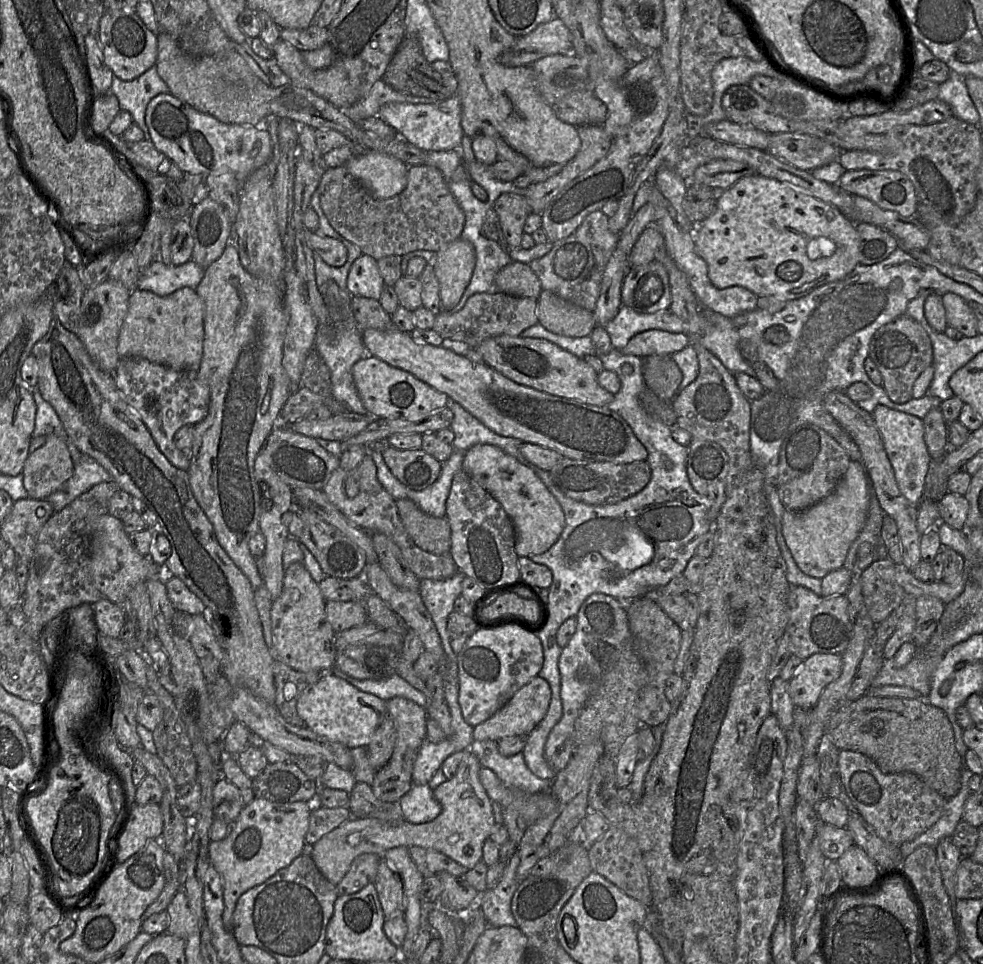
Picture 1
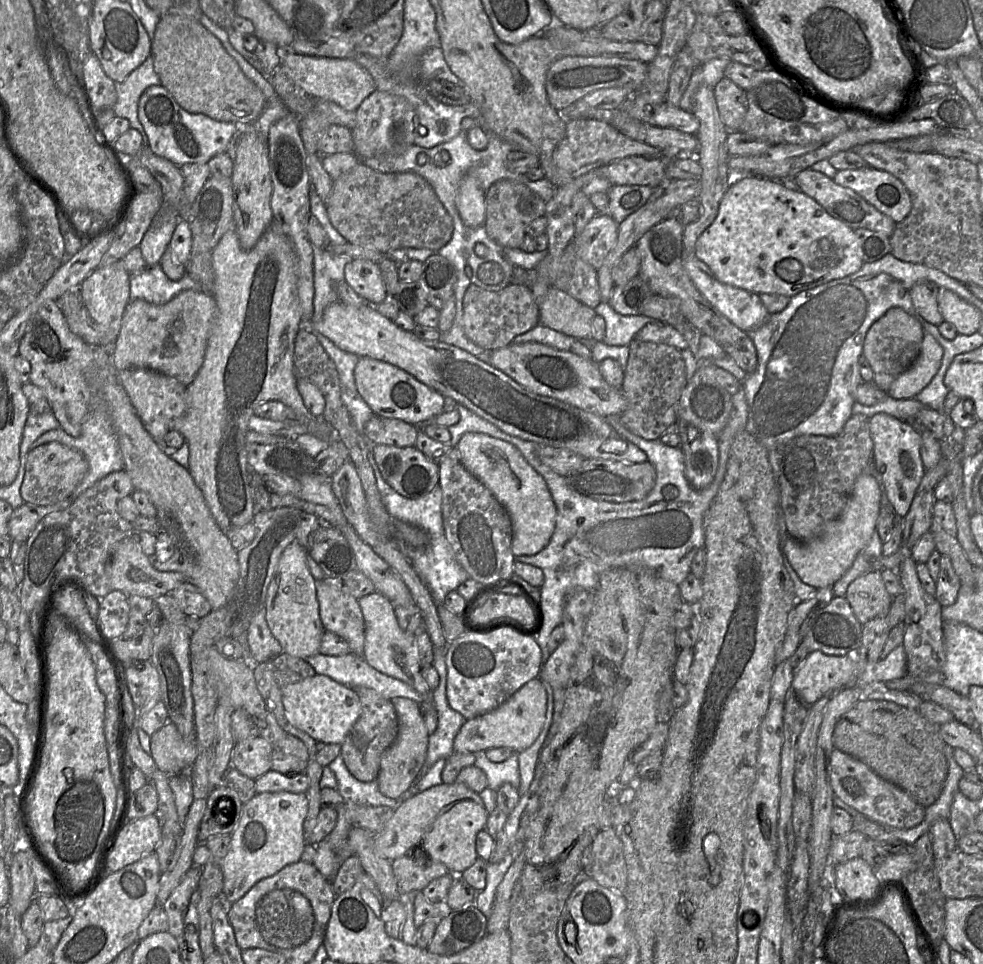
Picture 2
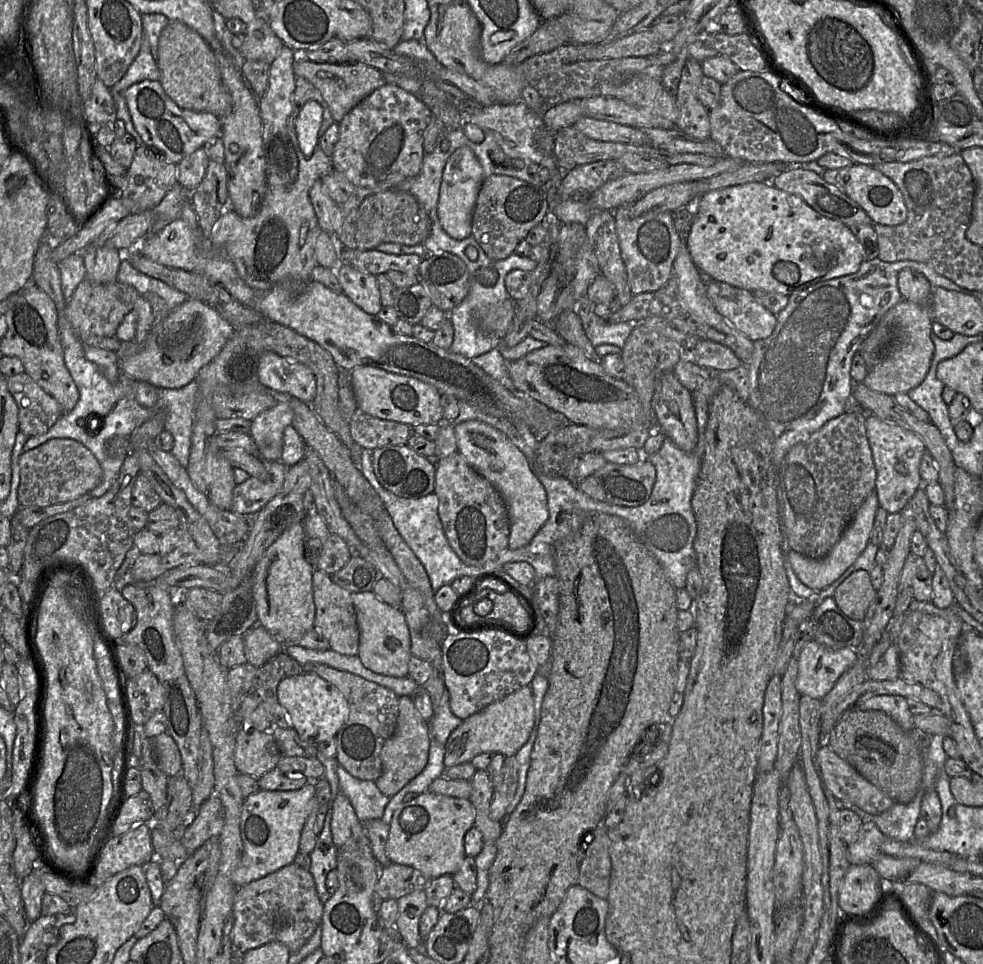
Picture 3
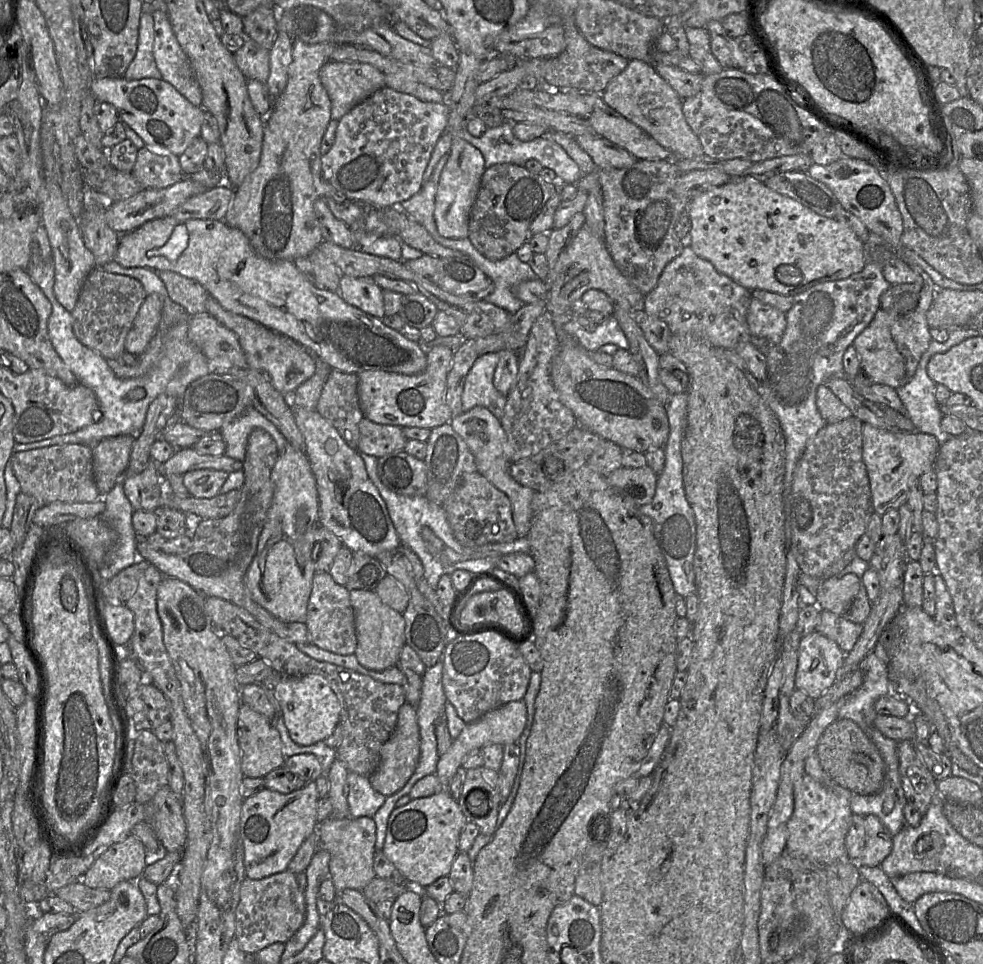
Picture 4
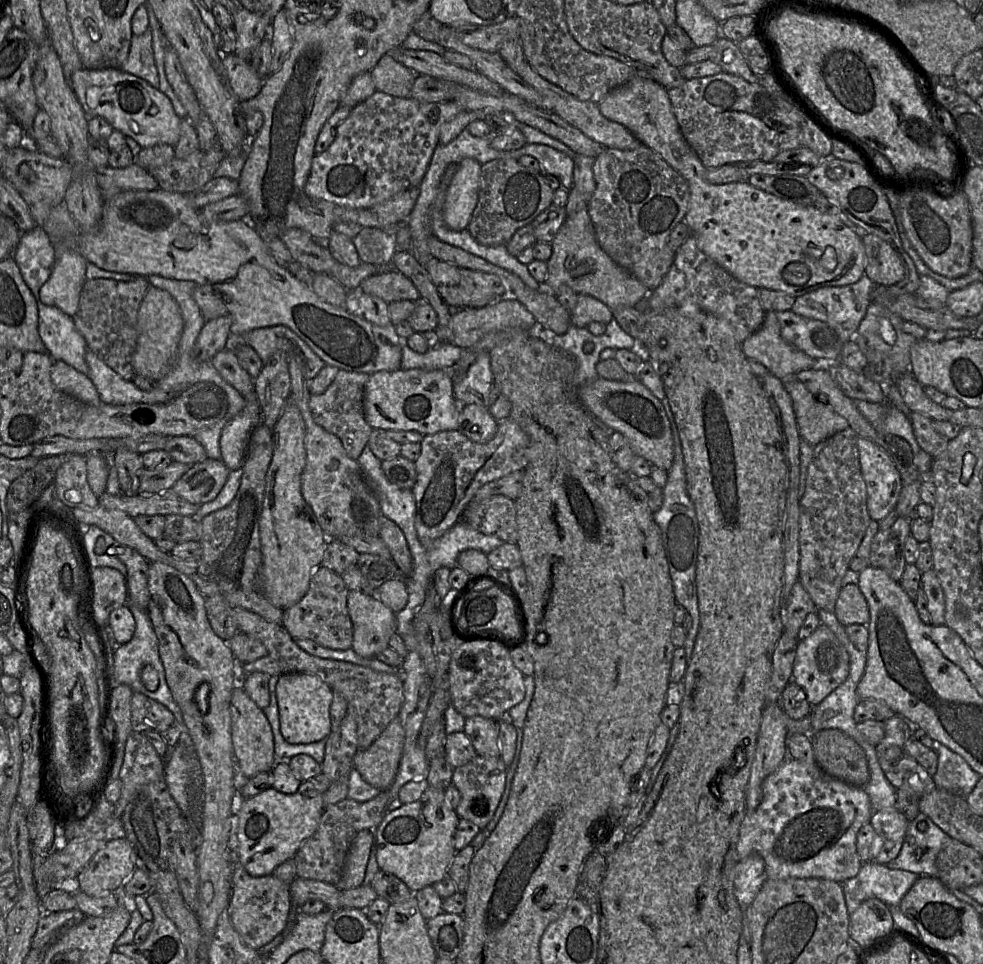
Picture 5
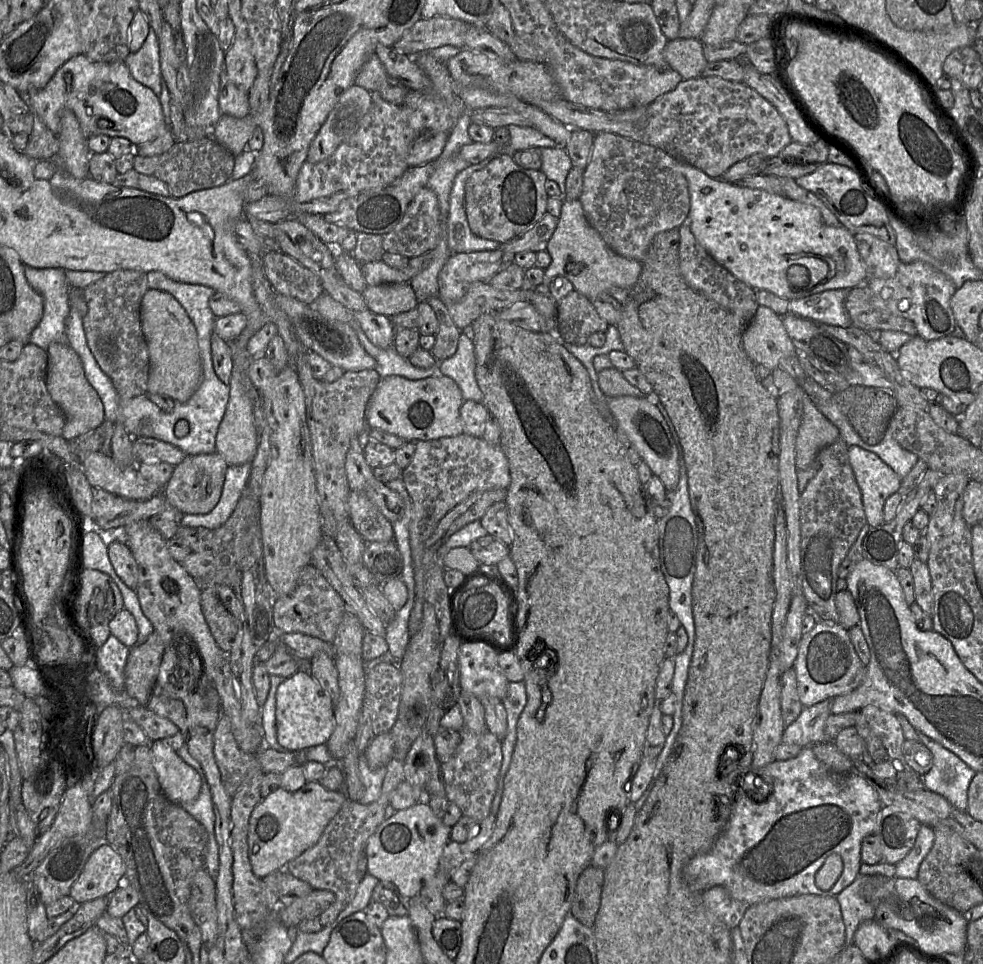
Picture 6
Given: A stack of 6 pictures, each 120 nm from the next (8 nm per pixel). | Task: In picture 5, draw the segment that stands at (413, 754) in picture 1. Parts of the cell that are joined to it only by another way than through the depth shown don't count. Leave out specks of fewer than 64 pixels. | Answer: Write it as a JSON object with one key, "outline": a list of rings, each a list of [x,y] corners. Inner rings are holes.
{"outline":[[[396,717],[369,748],[356,753],[354,768],[371,786],[387,790],[397,776],[404,745],[405,730]]]}

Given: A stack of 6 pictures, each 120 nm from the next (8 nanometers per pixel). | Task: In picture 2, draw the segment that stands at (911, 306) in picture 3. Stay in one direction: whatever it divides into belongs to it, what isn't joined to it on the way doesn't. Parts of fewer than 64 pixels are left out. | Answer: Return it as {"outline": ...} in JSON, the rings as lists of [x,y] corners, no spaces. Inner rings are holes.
{"outline":[[[924,332],[921,351],[915,362],[890,385],[887,394],[895,399],[912,399],[935,376],[941,365],[943,349],[936,339]]]}

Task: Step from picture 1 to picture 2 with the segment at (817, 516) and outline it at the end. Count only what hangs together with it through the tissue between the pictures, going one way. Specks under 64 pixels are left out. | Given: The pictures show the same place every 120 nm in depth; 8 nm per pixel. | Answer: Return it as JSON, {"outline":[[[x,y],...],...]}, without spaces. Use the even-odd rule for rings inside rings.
{"outline":[[[863,472],[857,477],[842,513],[825,526],[820,536],[805,543],[788,536],[783,542],[782,551],[801,581],[816,589],[832,587],[867,546],[876,529],[881,506],[882,487],[878,476]]]}

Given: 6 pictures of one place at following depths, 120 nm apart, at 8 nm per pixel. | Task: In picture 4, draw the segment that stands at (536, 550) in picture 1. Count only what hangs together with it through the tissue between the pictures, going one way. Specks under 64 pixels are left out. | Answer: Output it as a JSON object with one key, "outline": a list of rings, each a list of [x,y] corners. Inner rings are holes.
{"outline":[[[475,406],[472,409],[455,415],[450,425],[453,430],[465,441],[474,457],[477,471],[482,474],[497,489],[509,498],[512,505],[512,518],[518,537],[526,537],[531,526],[531,502],[535,491],[524,487],[513,479],[509,469],[511,462],[504,454],[507,444],[507,435],[497,419],[488,409]]]}

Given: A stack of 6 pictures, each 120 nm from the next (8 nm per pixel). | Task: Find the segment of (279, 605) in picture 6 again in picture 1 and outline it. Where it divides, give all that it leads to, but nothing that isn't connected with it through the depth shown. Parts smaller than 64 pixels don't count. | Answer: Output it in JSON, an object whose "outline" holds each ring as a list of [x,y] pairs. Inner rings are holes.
{"outline":[[[326,601],[327,621],[336,633],[349,630],[368,621],[364,604],[358,601]]]}

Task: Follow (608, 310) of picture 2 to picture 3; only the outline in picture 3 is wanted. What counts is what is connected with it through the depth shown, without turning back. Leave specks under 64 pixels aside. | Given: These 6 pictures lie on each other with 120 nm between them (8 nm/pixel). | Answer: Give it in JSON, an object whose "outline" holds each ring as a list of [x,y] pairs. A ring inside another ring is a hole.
{"outline":[[[592,310],[590,316],[589,325],[583,325],[583,328],[593,347],[602,344],[616,345],[621,349],[624,347],[627,338],[634,329],[634,323],[610,323],[595,315]]]}

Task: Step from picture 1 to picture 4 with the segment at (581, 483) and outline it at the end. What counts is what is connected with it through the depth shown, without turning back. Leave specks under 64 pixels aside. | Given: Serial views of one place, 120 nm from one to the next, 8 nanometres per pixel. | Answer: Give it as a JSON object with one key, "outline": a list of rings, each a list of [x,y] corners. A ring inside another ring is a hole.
{"outline":[[[648,465],[620,467],[606,476],[609,486],[637,506],[652,502],[658,474]]]}

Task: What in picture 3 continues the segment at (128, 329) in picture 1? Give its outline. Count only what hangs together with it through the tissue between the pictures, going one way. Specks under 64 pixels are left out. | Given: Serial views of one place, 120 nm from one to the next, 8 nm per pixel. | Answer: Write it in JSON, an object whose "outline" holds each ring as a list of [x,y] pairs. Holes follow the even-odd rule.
{"outline":[[[189,298],[157,323],[141,343],[135,338],[122,342],[116,352],[125,376],[146,381],[158,388],[181,388],[199,374],[222,350],[235,329],[215,309],[205,302]]]}

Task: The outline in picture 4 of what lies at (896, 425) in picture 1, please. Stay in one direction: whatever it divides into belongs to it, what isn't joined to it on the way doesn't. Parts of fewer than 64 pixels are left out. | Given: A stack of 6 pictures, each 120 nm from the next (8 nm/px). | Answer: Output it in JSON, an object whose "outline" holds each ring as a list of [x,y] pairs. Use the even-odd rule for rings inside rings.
{"outline":[[[863,423],[862,458],[869,479],[873,511],[883,515],[888,510],[898,509],[907,503],[910,487],[919,483],[919,477],[933,469],[940,444],[933,435],[922,432],[892,432]]]}

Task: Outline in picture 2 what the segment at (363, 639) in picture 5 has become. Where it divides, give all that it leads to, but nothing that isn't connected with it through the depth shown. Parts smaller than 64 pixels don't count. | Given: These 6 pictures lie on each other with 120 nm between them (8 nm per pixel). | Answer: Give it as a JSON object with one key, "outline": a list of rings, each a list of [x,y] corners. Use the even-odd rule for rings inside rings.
{"outline":[[[373,592],[360,598],[358,603],[365,621],[365,644],[362,657],[372,668],[403,681],[425,699],[429,699],[431,690],[421,674],[415,635],[409,634],[400,628],[395,614],[395,606],[379,592]]]}

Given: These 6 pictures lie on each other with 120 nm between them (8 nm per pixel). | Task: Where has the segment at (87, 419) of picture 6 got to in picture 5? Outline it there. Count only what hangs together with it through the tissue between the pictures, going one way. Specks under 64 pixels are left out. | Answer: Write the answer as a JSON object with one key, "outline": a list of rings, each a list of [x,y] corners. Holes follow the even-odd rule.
{"outline":[[[54,360],[51,381],[60,391],[91,405],[100,405],[99,393],[87,375],[61,360]]]}

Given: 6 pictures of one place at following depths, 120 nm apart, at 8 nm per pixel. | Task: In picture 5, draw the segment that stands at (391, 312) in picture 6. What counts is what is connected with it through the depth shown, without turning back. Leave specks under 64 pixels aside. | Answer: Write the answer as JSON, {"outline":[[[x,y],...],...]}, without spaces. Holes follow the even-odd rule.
{"outline":[[[396,269],[385,270],[364,279],[359,289],[388,304],[393,301],[416,301],[421,296],[412,281]]]}

